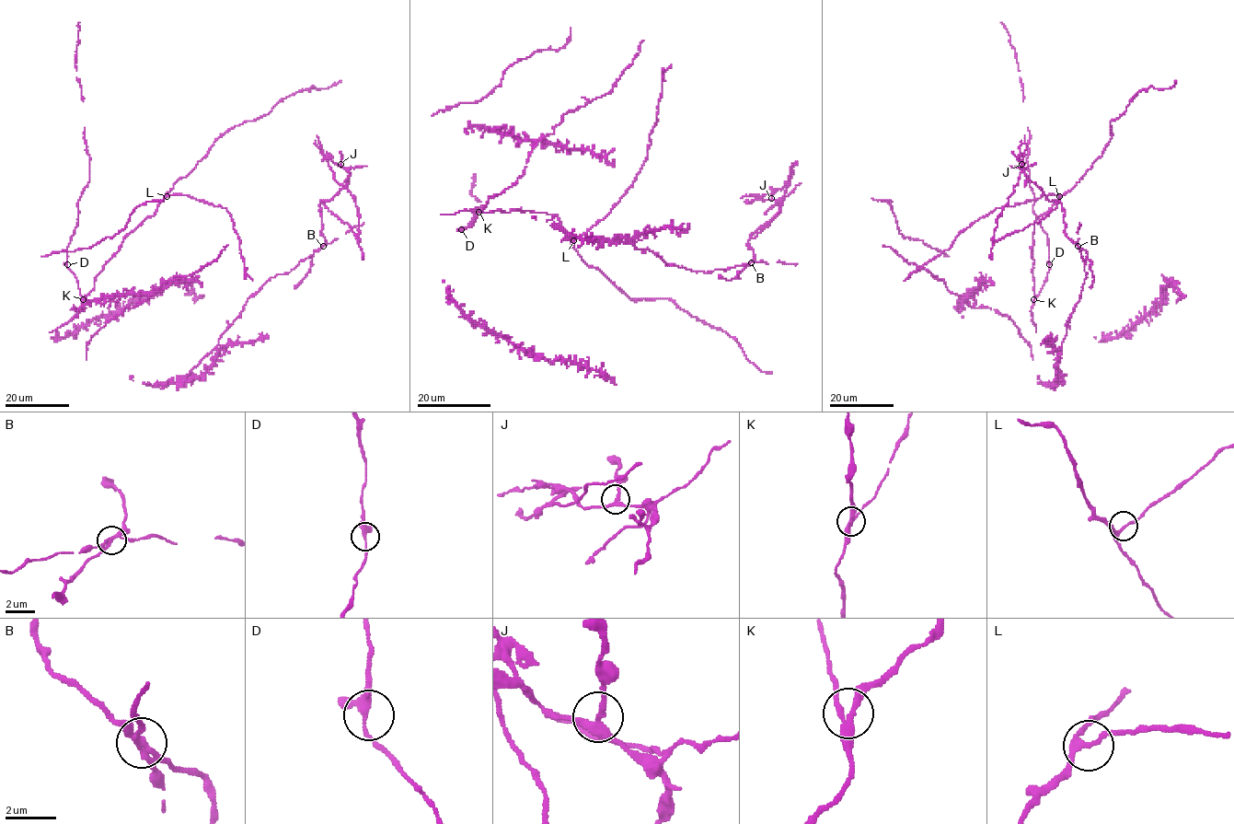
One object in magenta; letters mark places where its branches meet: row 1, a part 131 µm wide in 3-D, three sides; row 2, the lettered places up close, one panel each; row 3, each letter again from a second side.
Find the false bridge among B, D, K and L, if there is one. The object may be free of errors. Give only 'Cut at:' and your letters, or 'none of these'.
Cut at: B

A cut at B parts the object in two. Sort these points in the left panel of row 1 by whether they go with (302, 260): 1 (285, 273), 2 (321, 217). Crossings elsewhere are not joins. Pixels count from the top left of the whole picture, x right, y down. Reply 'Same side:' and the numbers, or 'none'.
Same side: 1

